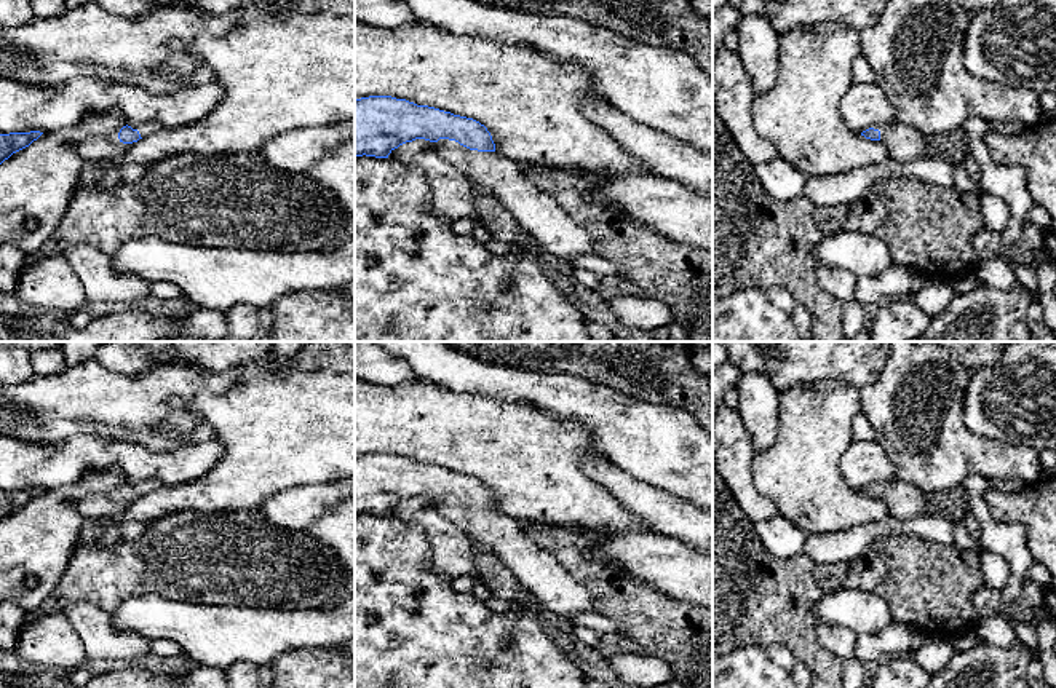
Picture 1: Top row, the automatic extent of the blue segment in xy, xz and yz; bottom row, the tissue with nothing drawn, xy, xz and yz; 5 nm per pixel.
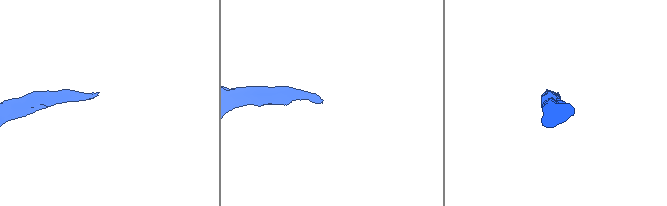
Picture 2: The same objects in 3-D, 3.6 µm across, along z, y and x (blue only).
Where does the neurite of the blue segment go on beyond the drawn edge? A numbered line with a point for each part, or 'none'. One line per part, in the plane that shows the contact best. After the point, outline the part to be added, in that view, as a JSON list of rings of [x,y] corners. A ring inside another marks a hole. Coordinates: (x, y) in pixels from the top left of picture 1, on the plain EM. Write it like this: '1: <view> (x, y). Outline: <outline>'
1: xz (539, 572). Outline: [[[455,498],[436,500],[441,512],[476,543],[490,549],[514,575],[519,586],[548,611],[569,618],[596,611],[596,600],[546,549],[524,533],[521,520],[495,509],[478,509]]]

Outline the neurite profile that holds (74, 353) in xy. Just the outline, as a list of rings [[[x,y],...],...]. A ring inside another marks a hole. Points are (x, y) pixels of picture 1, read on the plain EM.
[[[61,342],[59,351],[66,361],[66,369],[94,358],[97,348],[104,343],[105,342]]]

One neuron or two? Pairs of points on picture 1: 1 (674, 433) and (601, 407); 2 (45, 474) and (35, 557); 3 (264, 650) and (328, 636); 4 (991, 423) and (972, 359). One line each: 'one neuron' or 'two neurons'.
1: one neuron
2: two neurons
3: one neuron
4: two neurons

